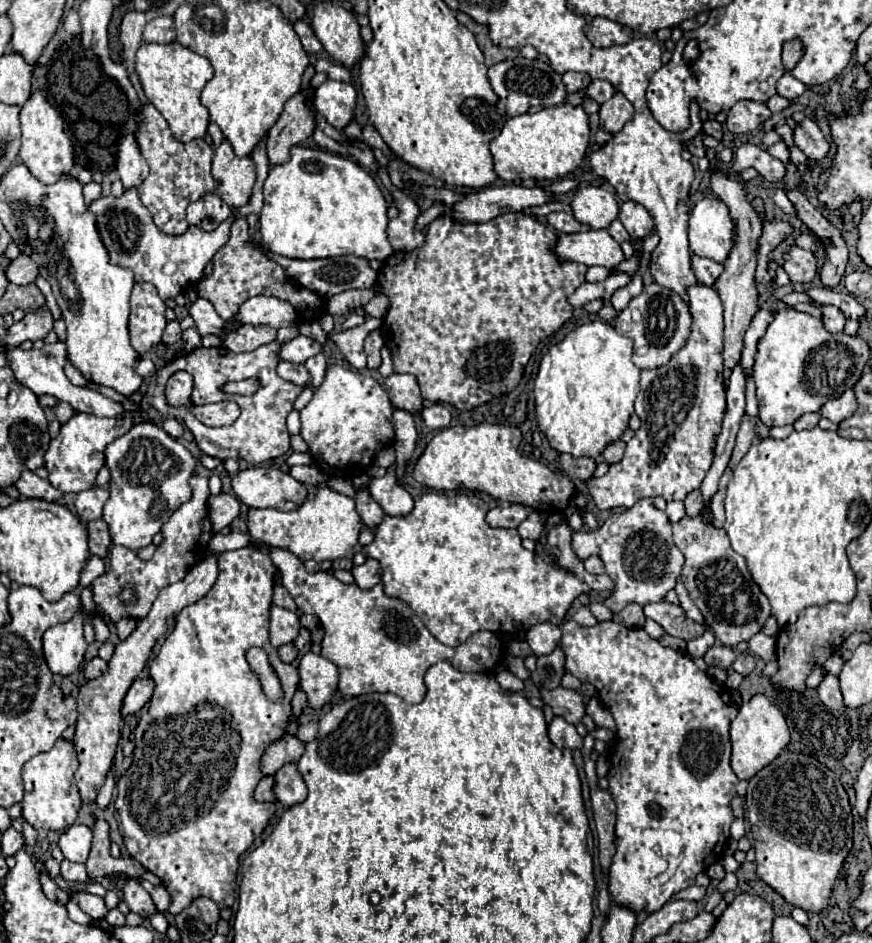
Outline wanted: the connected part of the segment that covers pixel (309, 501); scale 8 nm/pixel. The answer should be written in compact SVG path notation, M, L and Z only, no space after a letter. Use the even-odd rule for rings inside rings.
M326 484L308 486L308 496L304 504L296 510L282 512L274 508L258 510L252 508L248 512L248 532L252 538L288 550L300 560L336 560L336 558L352 558L354 552L360 550L358 544L358 532L362 528L362 520L358 516L356 520L356 508L354 500L334 492Z

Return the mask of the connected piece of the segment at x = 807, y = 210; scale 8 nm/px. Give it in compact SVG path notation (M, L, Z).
M792 188L786 190L790 202L796 208L796 216L822 240L824 246L824 262L820 268L820 280L826 288L836 288L844 276L844 268L848 264L848 248L842 238L842 232L828 222L802 194L802 190Z

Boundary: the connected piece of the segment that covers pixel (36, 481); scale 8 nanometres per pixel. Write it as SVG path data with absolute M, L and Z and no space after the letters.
M24 470L22 476L16 480L14 484L18 488L18 492L26 498L42 498L48 502L56 502L62 498L62 492L58 488L54 488L48 480L38 478L34 472Z

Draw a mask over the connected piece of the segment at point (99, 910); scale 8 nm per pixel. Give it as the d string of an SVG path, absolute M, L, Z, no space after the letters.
M76 892L76 894L72 896L72 900L74 900L86 914L90 914L94 920L103 919L108 912L104 899L97 895Z

